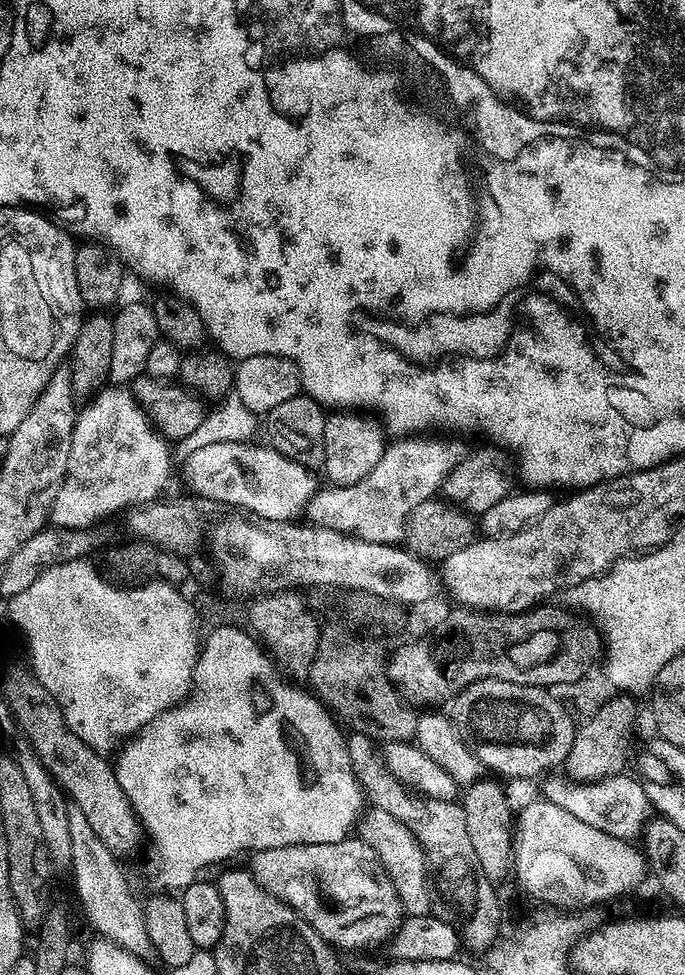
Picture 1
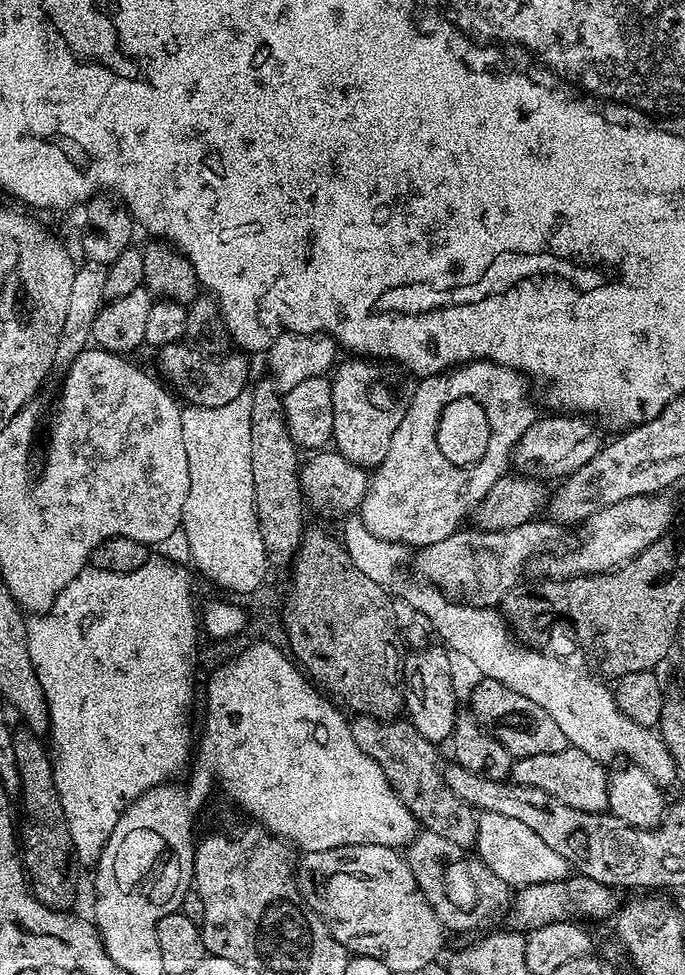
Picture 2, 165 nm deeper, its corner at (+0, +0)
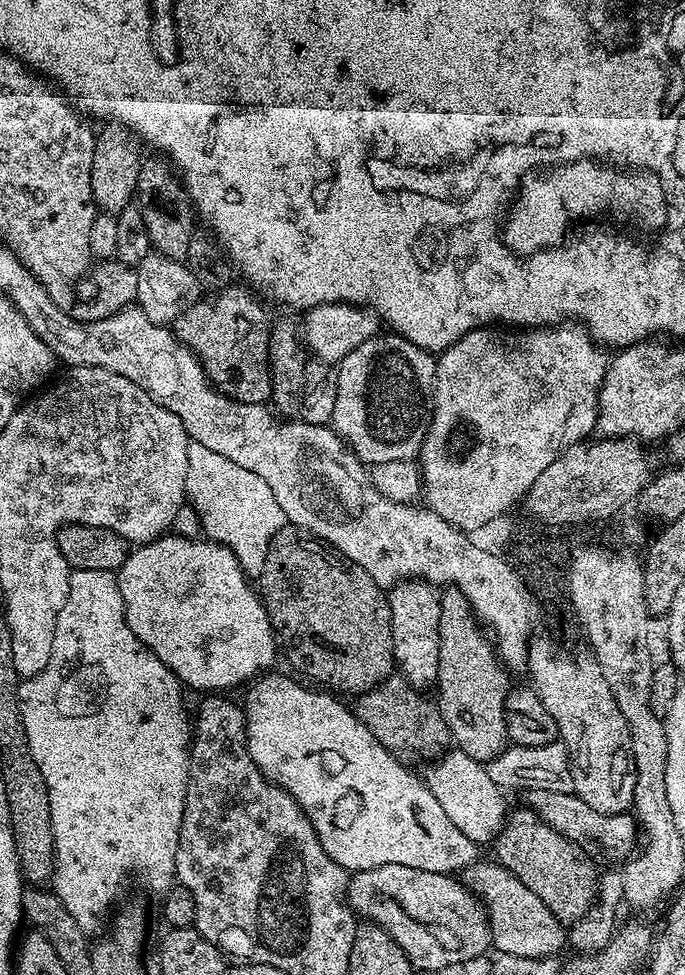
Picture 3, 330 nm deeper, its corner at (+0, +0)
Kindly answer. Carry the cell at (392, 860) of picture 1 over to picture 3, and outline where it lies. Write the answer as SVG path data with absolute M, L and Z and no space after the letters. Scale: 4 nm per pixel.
M477 859L475 864L463 869L462 883L474 893L477 900L488 909L488 925L492 931L492 944L497 953L505 952L520 958L542 958L556 956L559 948L566 944L565 925L534 894L510 874L495 859Z

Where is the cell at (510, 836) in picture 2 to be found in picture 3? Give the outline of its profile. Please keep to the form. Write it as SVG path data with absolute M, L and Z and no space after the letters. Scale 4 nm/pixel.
M445 751L436 763L440 764L429 770L426 783L428 789L438 798L442 810L446 810L450 822L454 822L454 826L458 826L458 830L477 846L491 845L504 828L505 793L494 782L490 782L490 774L483 763L475 761L462 751Z

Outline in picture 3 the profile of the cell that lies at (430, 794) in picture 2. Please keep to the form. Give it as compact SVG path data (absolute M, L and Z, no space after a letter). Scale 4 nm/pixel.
M388 676L376 688L362 692L354 700L356 716L378 738L385 750L397 758L404 756L439 757L449 747L450 737L446 721L435 699L427 700L425 693L413 688L405 676Z

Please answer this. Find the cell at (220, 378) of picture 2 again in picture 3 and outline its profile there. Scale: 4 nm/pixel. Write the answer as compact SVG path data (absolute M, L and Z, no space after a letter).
M236 287L219 289L209 295L212 296L209 300L197 300L190 310L182 310L170 327L172 333L199 358L208 380L217 390L238 402L267 405L272 398L268 351L273 321L268 320L265 301L255 291Z

